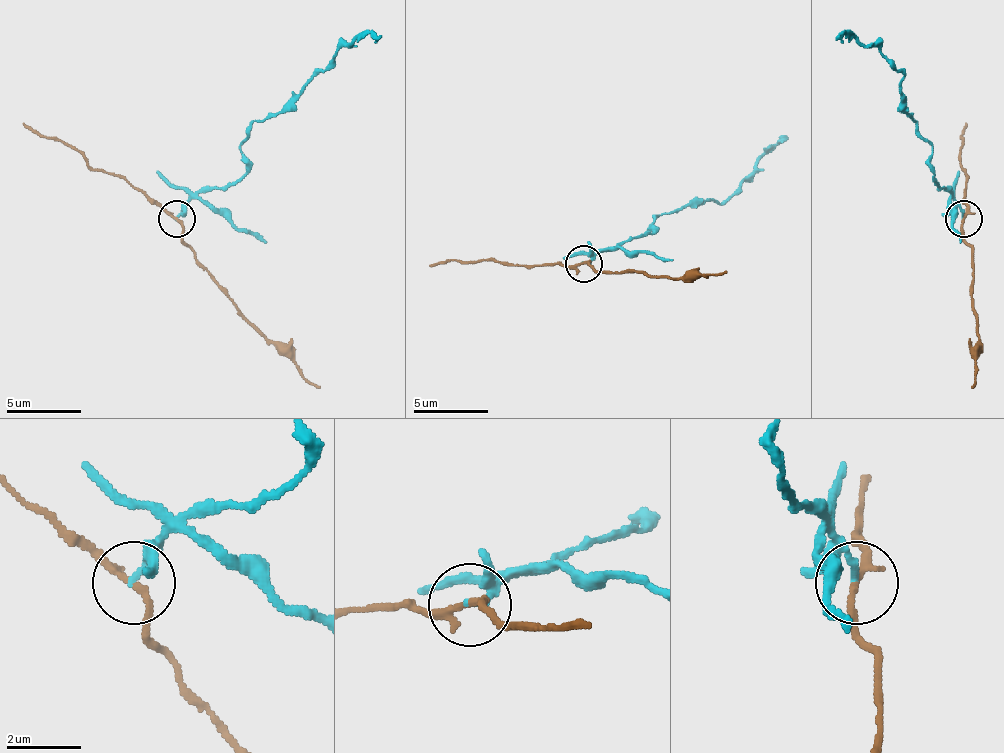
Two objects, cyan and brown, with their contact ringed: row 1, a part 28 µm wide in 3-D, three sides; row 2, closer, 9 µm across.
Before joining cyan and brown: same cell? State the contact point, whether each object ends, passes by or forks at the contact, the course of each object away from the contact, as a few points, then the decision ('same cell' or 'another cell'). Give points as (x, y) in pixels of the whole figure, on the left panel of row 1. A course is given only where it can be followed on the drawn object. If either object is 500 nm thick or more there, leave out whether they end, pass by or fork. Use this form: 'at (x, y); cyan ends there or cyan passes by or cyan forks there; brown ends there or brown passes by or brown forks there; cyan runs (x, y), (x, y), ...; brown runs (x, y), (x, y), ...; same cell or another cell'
at (177, 219); cyan ends there; brown passes by; cyan runs (178, 220), (193, 197), (245, 171), (241, 145), (256, 123), (271, 119), (360, 34), (382, 38); brown runs (178, 220), (182, 238), (193, 249), (196, 264), (267, 339), (319, 387); another cell

